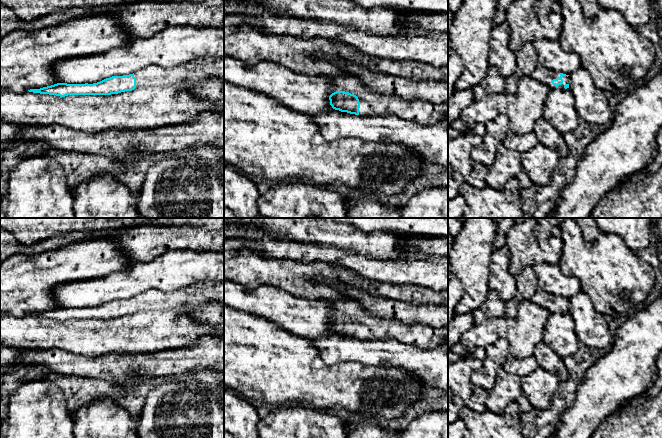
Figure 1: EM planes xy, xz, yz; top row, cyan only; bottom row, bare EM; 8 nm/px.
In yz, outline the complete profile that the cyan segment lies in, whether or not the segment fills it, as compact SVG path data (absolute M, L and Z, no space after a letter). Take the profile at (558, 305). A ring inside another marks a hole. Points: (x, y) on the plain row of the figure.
M540 289L536 291L531 301L548 309L550 313L569 312L569 299L555 296Z

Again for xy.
M202 281L182 289L164 292L150 289L137 296L123 300L112 300L93 308L57 307L29 316L56 319L111 319L135 312L174 309L182 306L199 307L208 302L224 303L224 281Z

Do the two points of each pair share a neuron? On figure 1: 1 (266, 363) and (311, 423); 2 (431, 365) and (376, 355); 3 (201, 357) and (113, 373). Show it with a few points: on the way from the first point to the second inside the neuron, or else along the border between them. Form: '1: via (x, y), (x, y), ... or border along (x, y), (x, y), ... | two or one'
1: border along (278, 405), (305, 405), (321, 410) | two
2: via (417, 362), (406, 356), (390, 355) | one
3: via (179, 361), (153, 365), (135, 365) | one

